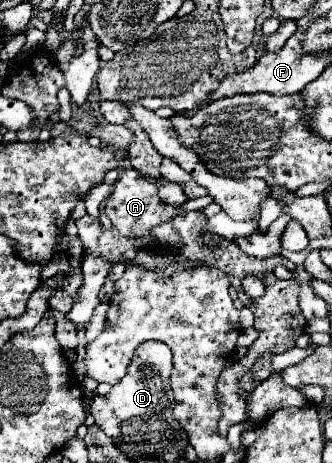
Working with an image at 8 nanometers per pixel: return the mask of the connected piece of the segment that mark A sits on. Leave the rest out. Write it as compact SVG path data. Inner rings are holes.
M129 168L121 174L121 178L113 184L113 196L107 200L107 216L111 224L123 234L123 236L143 236L151 228L171 220L177 212L181 212L183 206L169 206L159 200L157 186L153 182L147 182L137 170Z

